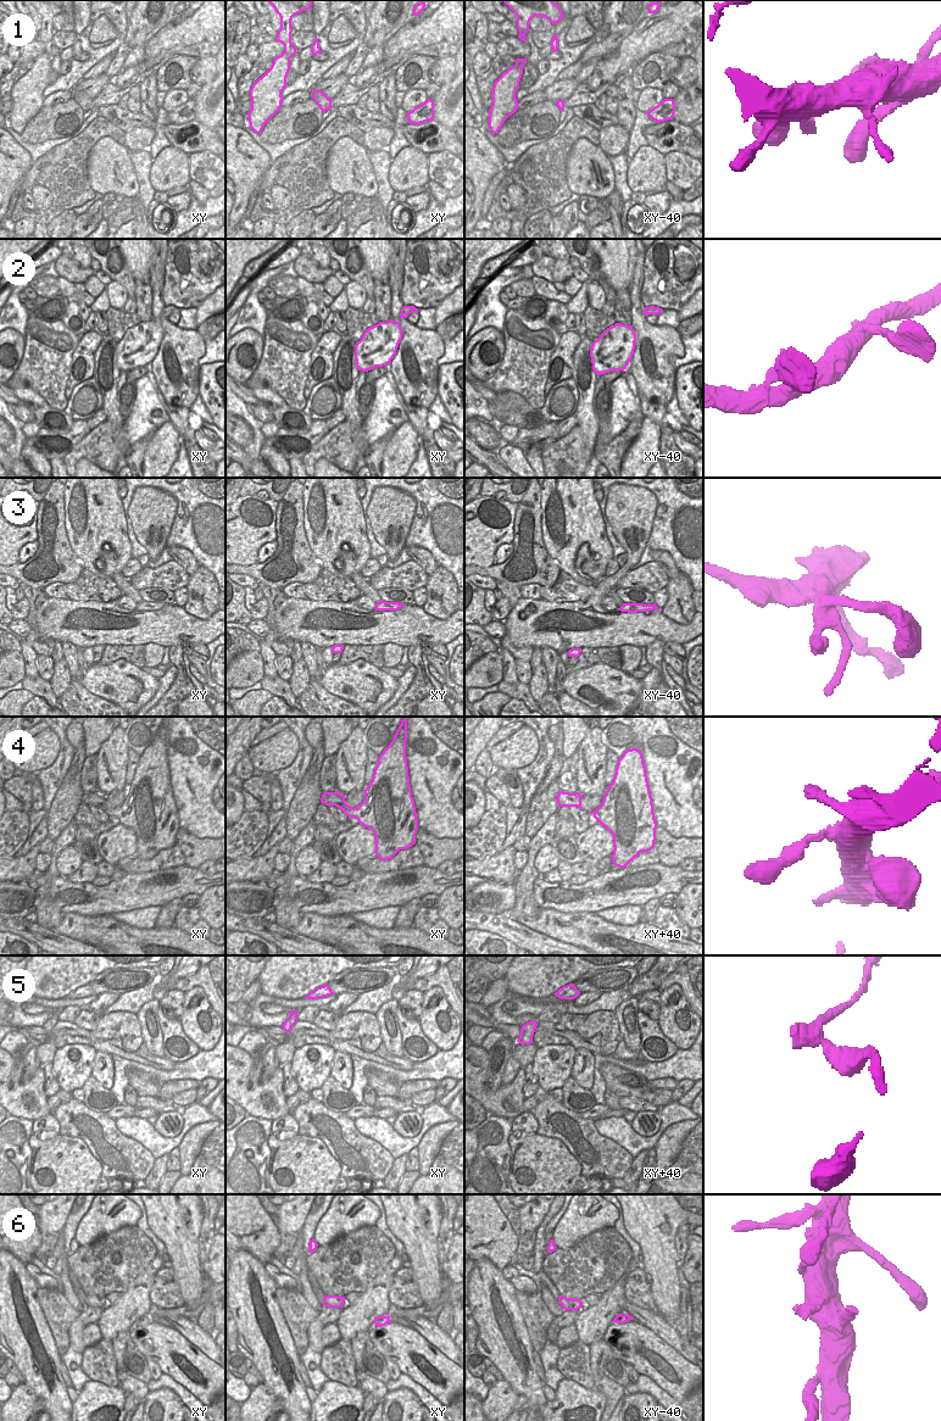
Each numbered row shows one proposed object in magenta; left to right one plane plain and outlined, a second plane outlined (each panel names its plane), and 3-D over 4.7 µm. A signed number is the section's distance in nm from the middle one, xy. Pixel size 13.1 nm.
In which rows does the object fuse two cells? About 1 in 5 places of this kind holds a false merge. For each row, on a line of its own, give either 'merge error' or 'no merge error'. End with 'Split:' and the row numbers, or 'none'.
1: no merge error
2: no merge error
3: no merge error
4: no merge error
5: no merge error
6: no merge error
Split: none

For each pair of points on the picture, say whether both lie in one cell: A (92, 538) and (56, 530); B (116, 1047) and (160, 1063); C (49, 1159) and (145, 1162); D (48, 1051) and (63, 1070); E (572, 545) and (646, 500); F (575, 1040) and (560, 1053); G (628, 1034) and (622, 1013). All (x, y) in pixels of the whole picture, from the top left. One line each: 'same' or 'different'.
A: different
B: same
C: different
D: different
E: different
F: different
G: same

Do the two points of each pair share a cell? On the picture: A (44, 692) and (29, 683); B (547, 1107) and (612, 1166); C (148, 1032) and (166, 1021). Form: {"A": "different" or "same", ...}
{"A": "same", "B": "same", "C": "different"}

